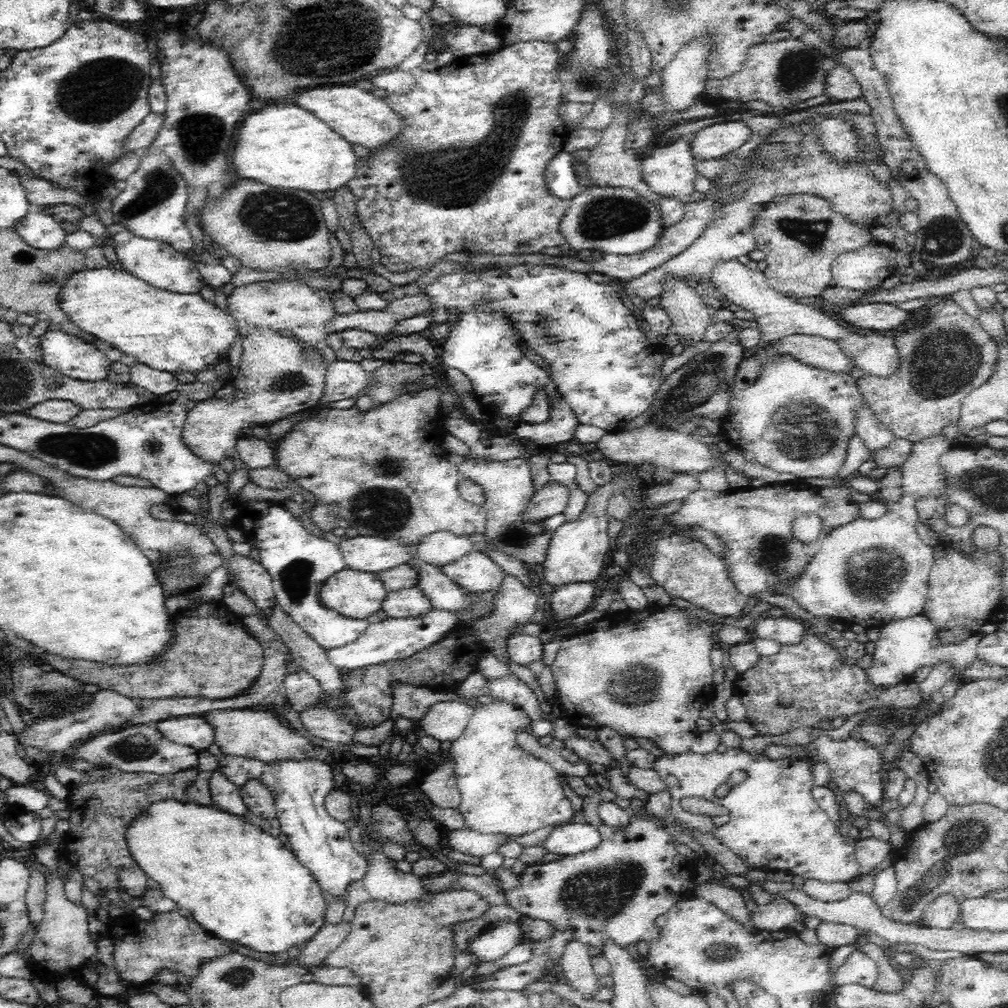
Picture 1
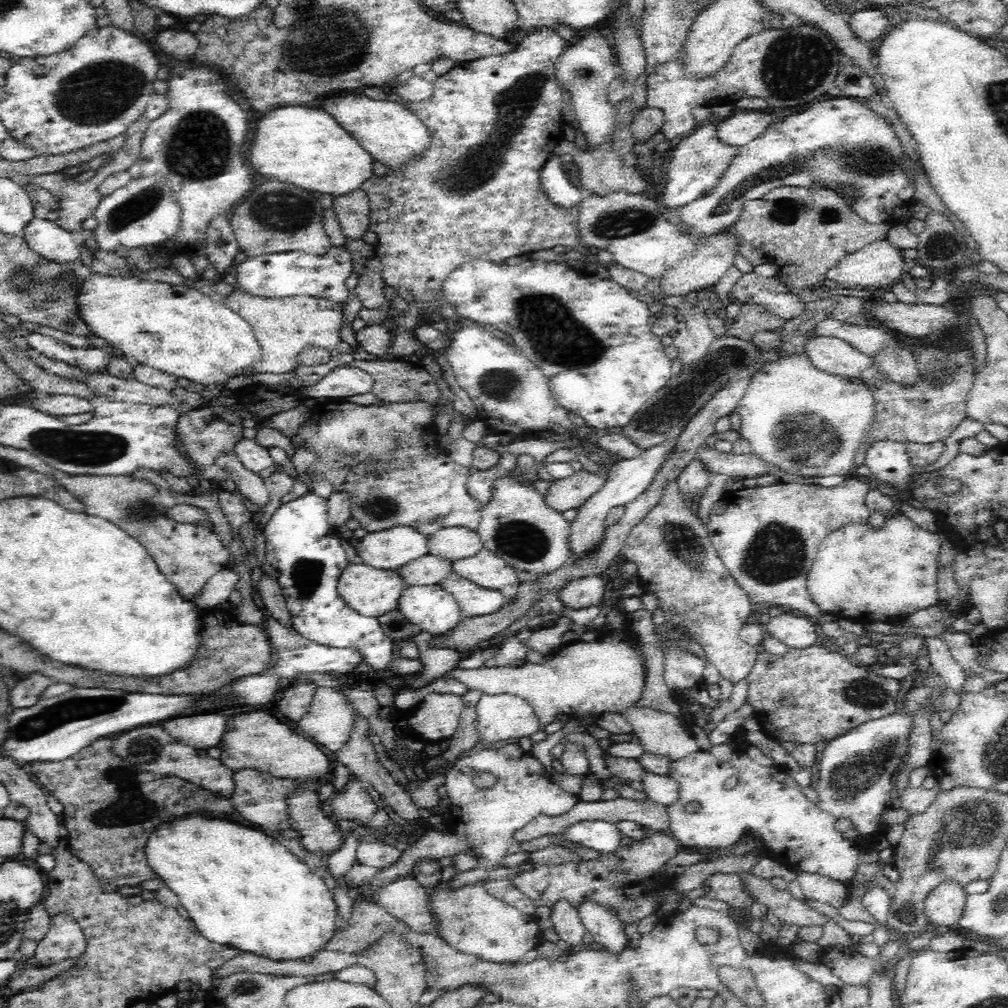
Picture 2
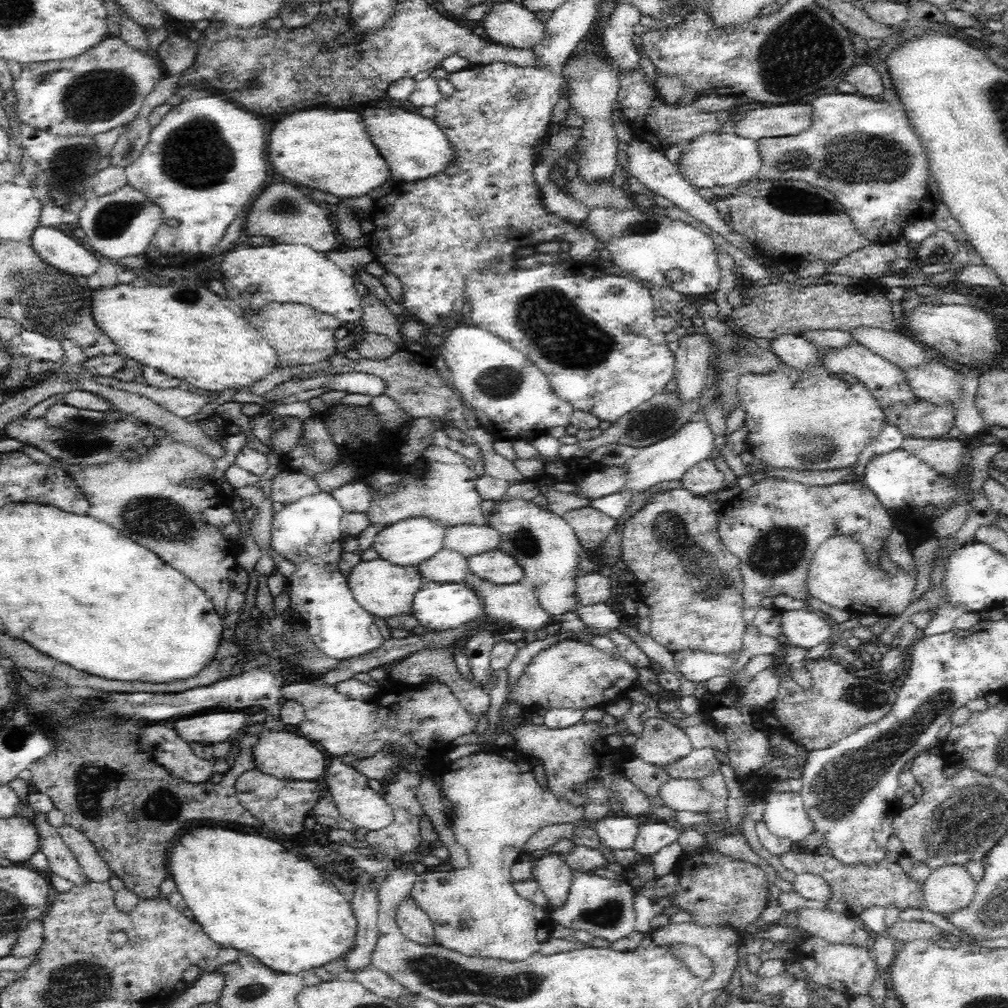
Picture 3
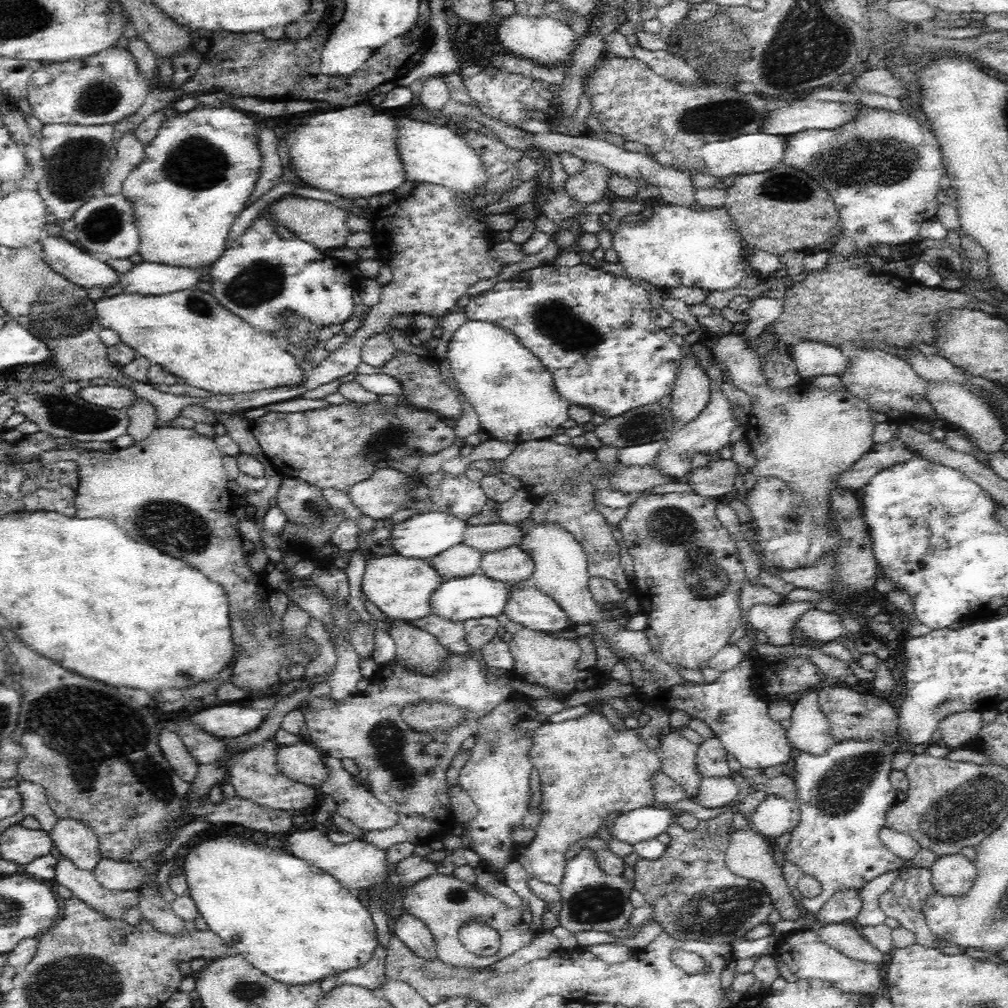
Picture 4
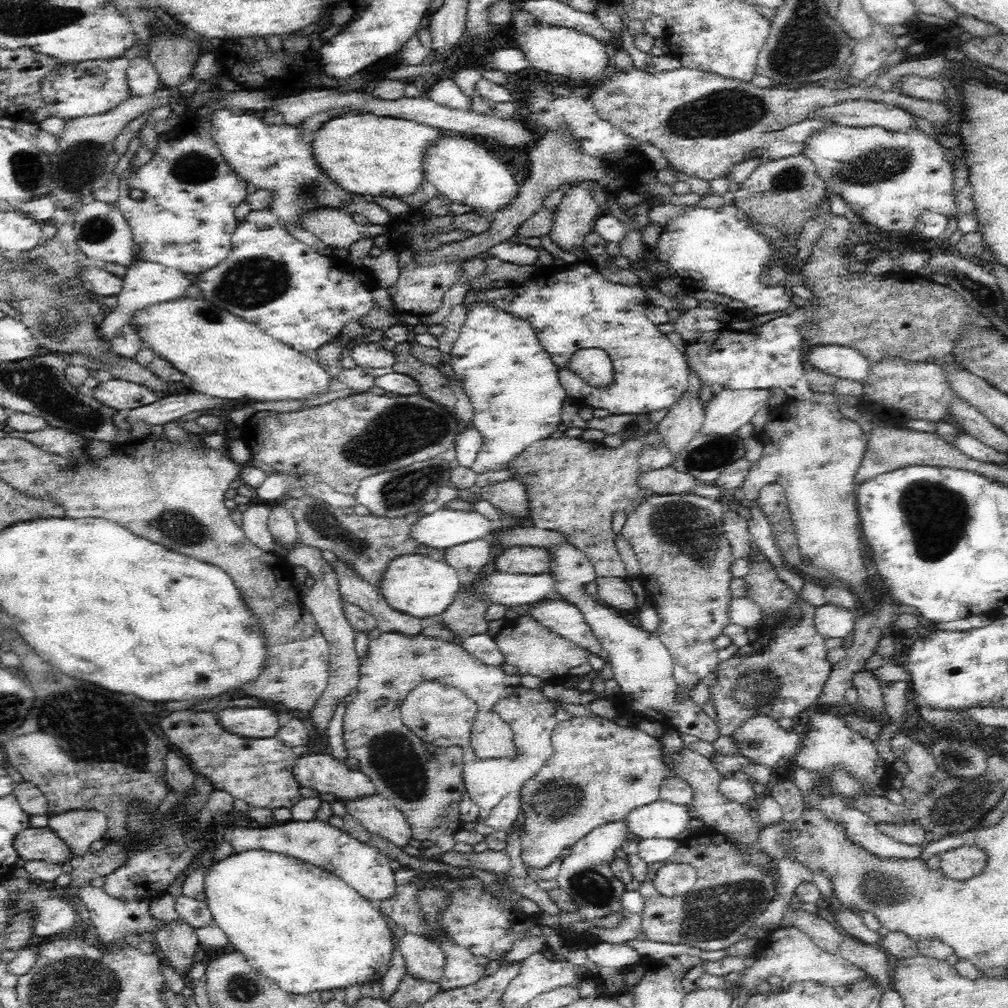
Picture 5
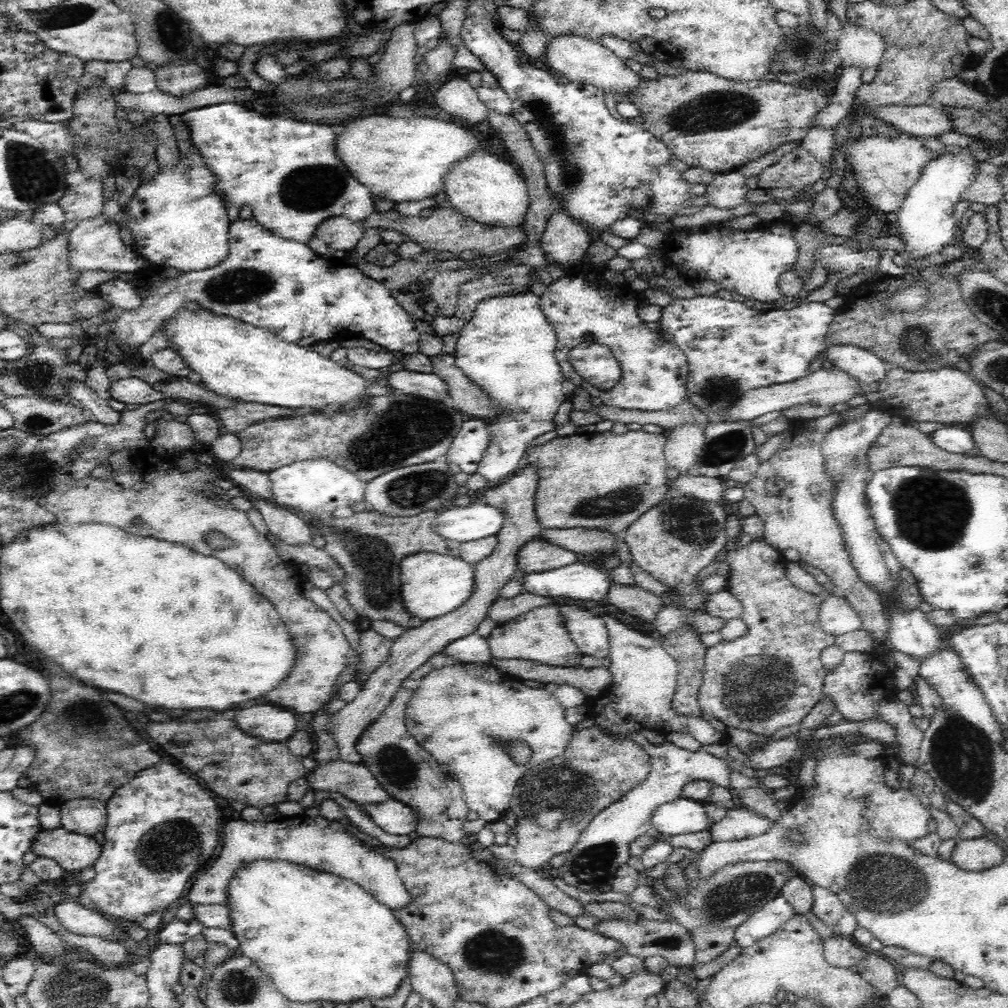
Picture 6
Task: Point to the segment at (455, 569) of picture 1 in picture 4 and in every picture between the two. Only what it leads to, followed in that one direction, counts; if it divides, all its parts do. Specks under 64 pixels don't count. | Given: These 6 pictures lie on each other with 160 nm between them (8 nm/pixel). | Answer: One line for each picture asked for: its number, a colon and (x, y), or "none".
2: (485, 569)
3: (495, 566)
4: (510, 565)

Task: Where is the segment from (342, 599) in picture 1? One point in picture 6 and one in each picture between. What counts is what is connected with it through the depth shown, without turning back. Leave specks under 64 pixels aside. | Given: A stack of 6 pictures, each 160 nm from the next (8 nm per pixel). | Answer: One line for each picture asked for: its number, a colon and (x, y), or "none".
2: (370, 592)
3: (382, 589)
4: (400, 587)
5: (416, 585)
6: (430, 585)

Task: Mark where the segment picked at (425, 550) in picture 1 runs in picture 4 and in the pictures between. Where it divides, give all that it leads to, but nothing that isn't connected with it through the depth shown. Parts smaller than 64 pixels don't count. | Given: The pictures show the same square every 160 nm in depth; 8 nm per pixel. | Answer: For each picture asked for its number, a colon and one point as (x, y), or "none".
2: (456, 543)
3: (469, 540)
4: (484, 538)

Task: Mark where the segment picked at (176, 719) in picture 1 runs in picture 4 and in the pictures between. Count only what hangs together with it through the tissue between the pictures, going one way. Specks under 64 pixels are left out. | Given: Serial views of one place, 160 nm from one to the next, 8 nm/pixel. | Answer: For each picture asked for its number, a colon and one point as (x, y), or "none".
2: (203, 730)
3: (218, 728)
4: (223, 722)

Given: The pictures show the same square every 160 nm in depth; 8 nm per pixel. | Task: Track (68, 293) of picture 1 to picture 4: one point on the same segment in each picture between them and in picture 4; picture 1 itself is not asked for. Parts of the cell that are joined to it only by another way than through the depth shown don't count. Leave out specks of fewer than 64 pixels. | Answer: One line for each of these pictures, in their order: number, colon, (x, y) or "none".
2: (174, 328)
3: (185, 331)
4: (188, 332)

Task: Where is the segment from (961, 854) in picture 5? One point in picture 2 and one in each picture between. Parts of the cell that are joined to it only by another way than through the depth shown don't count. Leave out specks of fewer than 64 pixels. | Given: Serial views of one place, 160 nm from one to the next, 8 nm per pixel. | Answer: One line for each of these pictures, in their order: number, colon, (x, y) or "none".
2: (944, 907)
3: (948, 889)
4: (954, 875)

